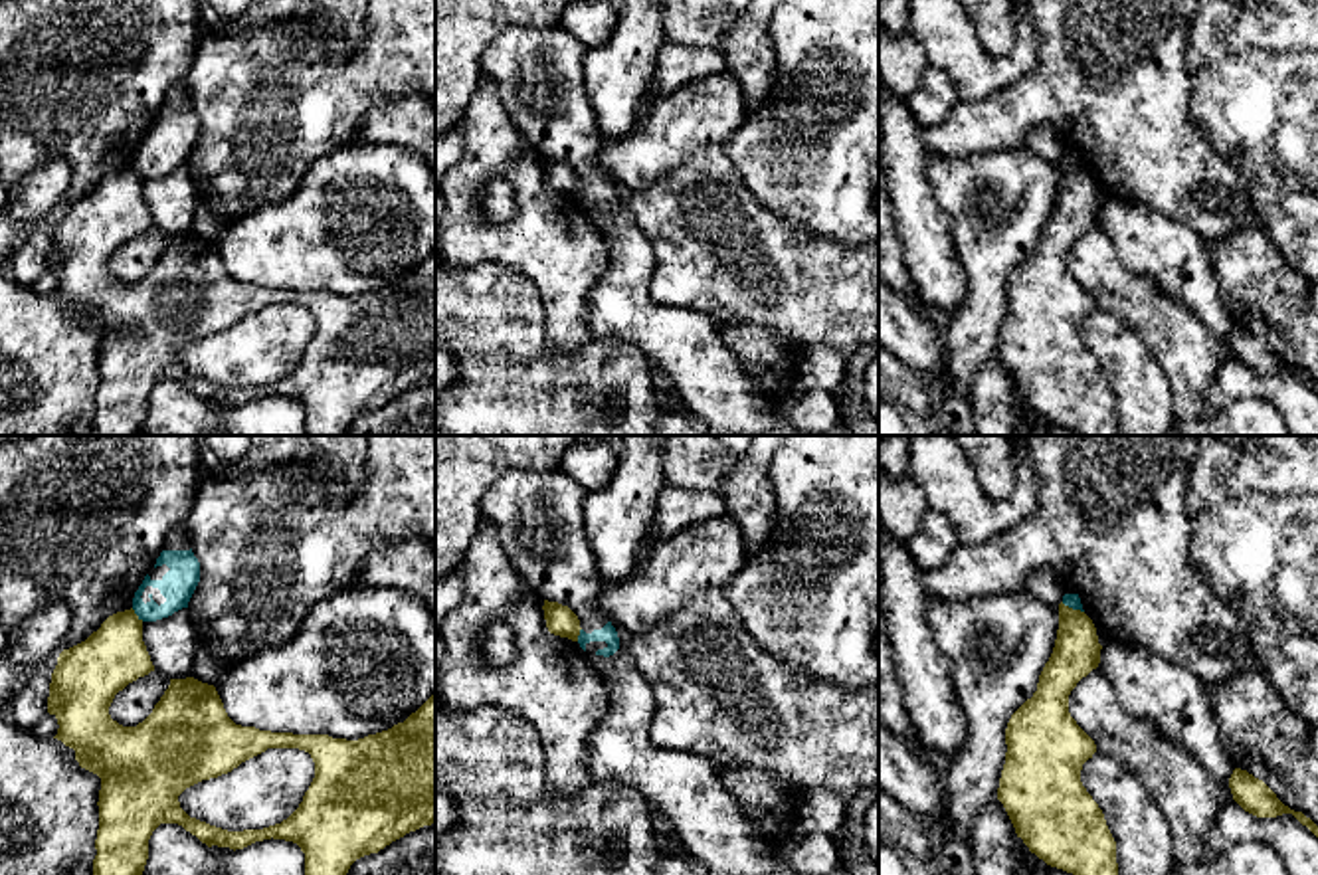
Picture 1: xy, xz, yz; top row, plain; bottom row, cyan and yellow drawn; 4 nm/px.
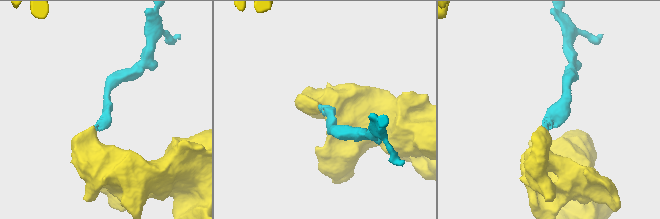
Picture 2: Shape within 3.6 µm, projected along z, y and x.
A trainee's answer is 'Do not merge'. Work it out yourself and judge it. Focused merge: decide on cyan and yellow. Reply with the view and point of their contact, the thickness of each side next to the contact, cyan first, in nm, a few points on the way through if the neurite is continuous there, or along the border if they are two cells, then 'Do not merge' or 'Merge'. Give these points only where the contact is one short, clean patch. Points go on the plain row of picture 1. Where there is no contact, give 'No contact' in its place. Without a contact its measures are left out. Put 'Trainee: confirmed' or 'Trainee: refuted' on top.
Trainee: confirmed
Touches cyan at yz (1073, 165). Thickness 60 nm (cyan) against 190 nm. Boundary: yz (1061, 159), (1083, 169). Do not merge

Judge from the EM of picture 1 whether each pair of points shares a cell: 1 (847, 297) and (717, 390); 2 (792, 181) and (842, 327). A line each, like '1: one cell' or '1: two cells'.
1: two cells
2: two cells

